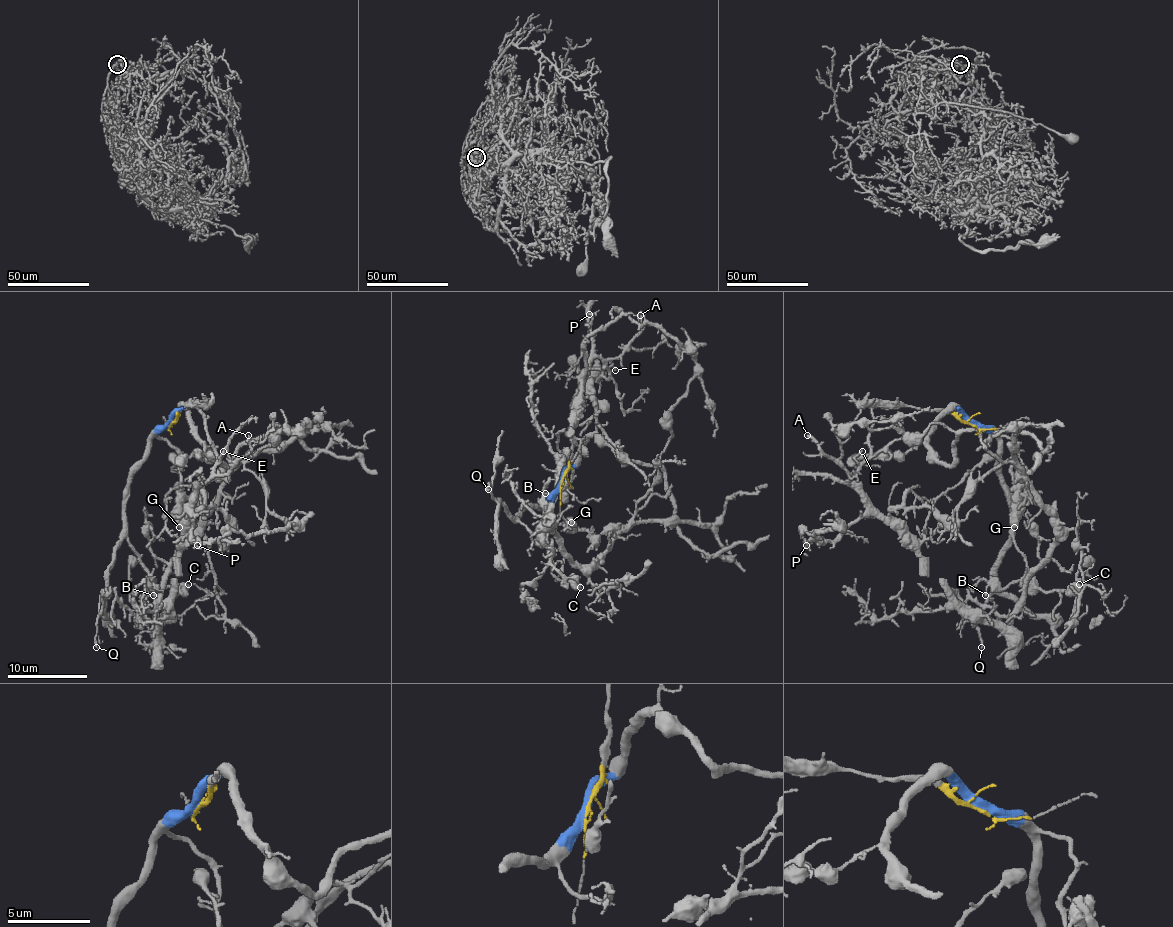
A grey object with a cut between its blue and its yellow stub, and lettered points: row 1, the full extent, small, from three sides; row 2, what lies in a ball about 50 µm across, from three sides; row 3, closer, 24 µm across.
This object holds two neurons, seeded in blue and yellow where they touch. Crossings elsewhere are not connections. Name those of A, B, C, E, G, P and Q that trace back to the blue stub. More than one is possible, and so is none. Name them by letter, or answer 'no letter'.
B, C, G, Q

